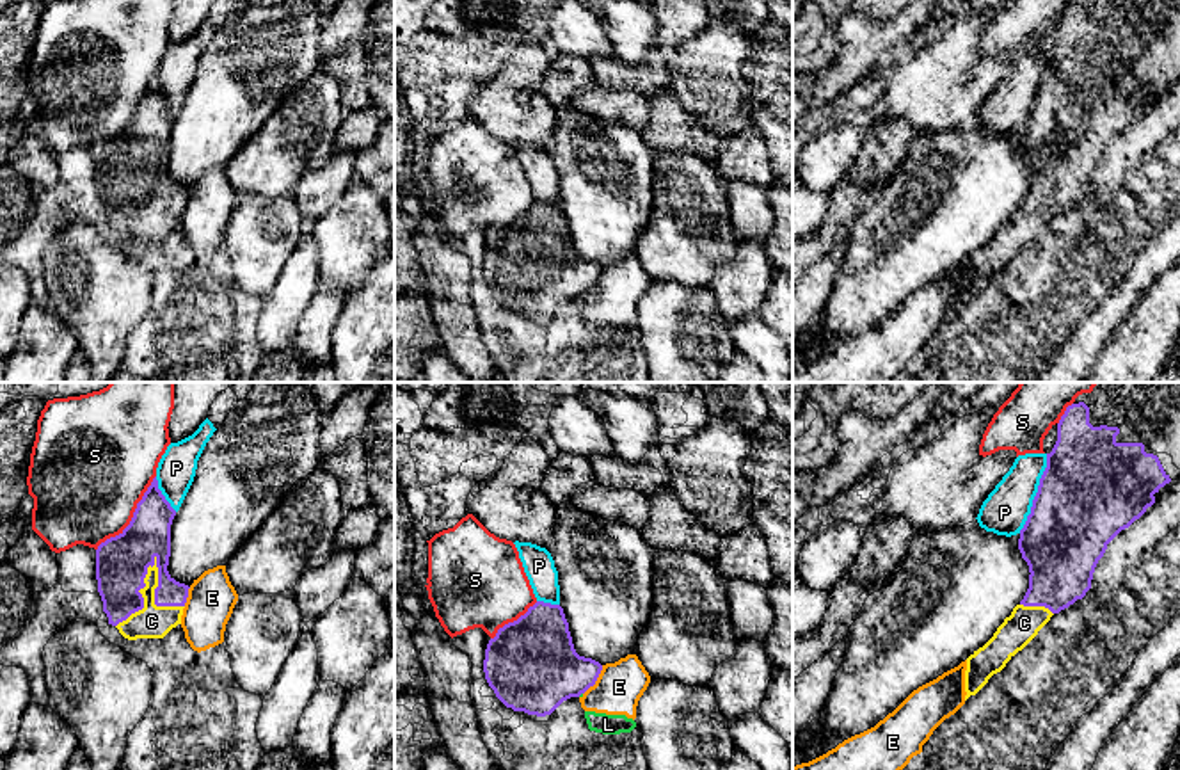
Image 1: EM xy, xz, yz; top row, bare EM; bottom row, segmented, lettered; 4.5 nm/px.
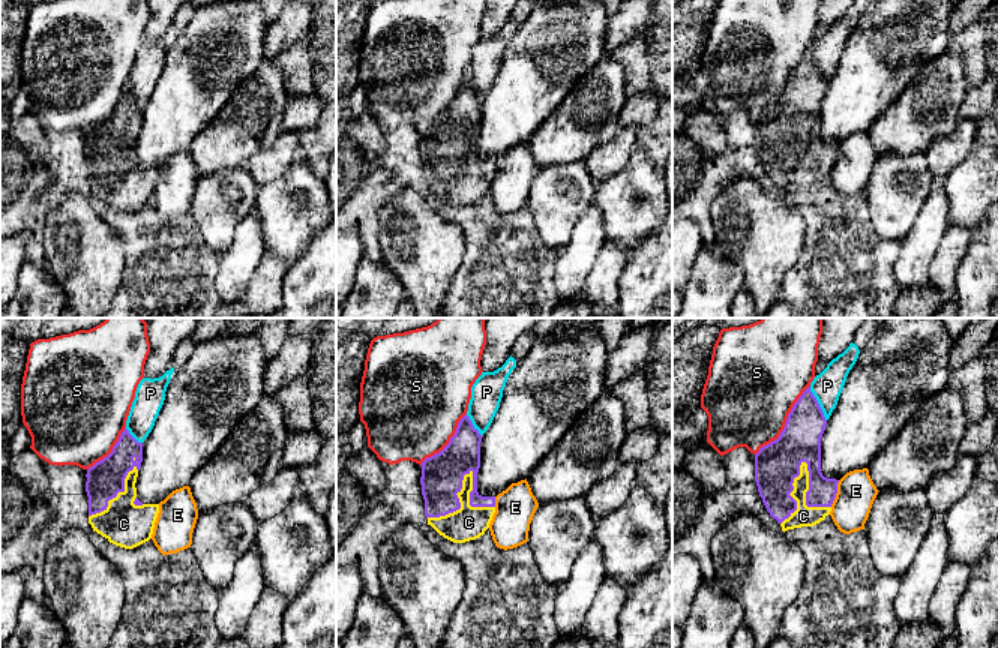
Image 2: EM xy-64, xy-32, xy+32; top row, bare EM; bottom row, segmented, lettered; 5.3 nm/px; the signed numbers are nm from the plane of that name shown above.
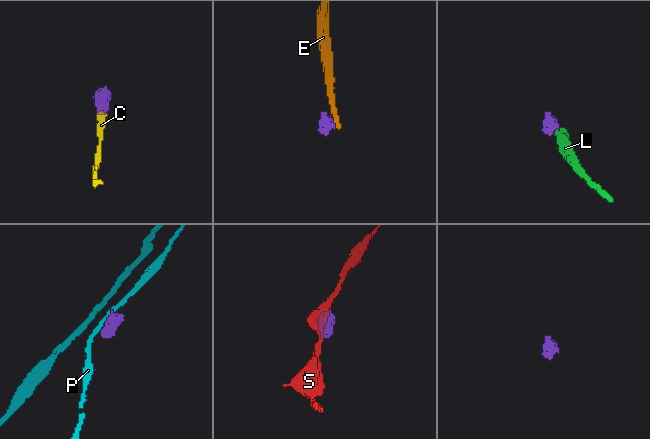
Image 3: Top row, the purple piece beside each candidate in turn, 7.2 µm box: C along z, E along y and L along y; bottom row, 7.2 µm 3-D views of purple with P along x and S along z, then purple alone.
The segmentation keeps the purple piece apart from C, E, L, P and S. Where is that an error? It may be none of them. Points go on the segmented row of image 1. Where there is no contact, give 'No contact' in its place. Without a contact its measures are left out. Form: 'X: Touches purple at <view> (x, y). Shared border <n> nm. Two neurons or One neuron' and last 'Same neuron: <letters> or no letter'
C: Touches purple at xy (141, 594). Shared border 380 nm. One neuron
E: Touches purple at xz (596, 680). Shared border 160 nm. Two neurons
L: Touches purple at xz (580, 694). Shared border 30 nm. Two neurons
P: Touches purple at yz (1036, 493). Shared border 380 nm. Two neurons
S: Touches purple at xy (134, 516). Shared border 440 nm. Two neurons
Same neuron: C

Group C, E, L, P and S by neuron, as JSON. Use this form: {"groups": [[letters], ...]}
{"groups": [["C"], ["E", "L"], ["P"], ["S"]]}

